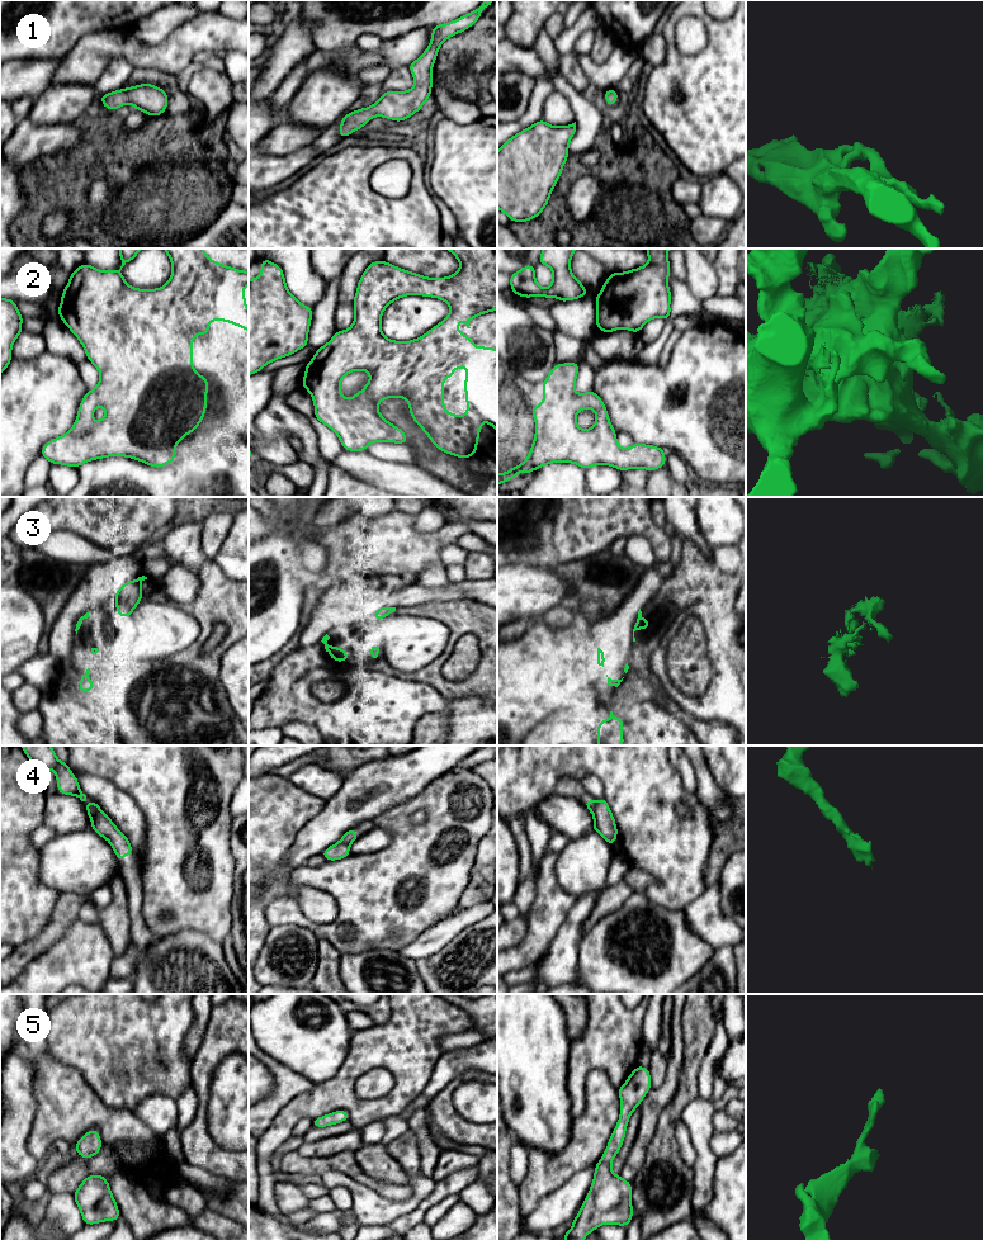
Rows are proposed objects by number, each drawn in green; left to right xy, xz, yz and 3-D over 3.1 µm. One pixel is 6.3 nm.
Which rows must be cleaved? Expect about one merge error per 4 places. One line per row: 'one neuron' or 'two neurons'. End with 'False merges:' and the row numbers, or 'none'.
1: one neuron
2: one neuron
3: one neuron
4: two neurons
5: one neuron
False merges: 4

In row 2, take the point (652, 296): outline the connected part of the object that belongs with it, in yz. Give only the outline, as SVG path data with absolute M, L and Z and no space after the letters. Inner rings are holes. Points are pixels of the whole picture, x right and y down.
M646 249L649 262L638 269L625 273L610 273L609 278L595 298L596 327L604 333L610 333L619 328L639 333L644 323L662 317L671 318L671 290L667 279L671 274L667 252L671 249Z

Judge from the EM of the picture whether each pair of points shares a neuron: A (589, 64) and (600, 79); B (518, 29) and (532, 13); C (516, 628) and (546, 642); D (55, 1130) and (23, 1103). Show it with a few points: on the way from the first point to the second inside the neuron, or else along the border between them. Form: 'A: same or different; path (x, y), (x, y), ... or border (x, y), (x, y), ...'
A: same; path (590, 67), (598, 75)
B: same; path (521, 25), (529, 17)
C: different; border (529, 621), (525, 630), (510, 640)
D: different; border (33, 1084), (36, 1113), (28, 1143)

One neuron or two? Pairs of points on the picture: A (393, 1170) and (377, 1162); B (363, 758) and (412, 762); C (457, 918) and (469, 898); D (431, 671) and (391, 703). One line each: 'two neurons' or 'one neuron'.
A: one neuron
B: two neurons
C: two neurons
D: two neurons

